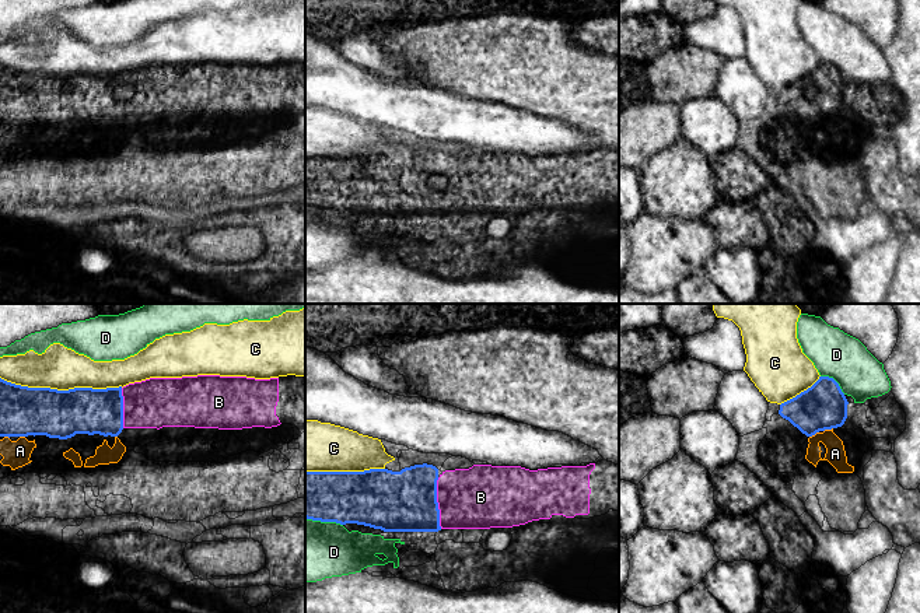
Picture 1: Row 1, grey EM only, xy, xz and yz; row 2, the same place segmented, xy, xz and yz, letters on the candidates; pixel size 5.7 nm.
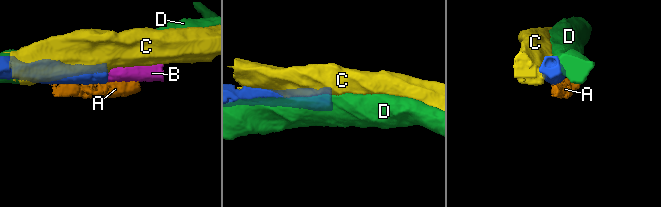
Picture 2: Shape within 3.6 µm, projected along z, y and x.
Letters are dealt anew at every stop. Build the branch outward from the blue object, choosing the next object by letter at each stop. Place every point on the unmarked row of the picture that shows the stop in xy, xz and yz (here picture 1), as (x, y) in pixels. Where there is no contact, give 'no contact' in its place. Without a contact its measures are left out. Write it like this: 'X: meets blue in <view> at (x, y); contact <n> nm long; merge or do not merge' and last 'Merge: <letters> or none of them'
A: meets blue in yz at (828, 115); contact 60 nm long; do not merge
B: meets blue in xz at (437, 189); contact 300 nm long; merge
C: meets blue in xy at (62, 77); contact 700 nm long; do not merge
D: meets blue in yz at (835, 67); contact 180 nm long; do not merge
Merge: B

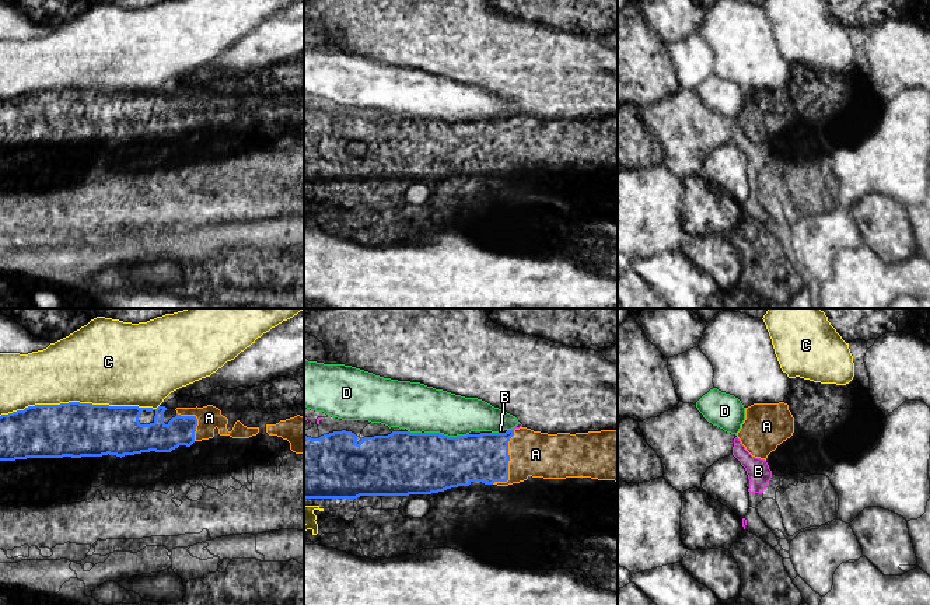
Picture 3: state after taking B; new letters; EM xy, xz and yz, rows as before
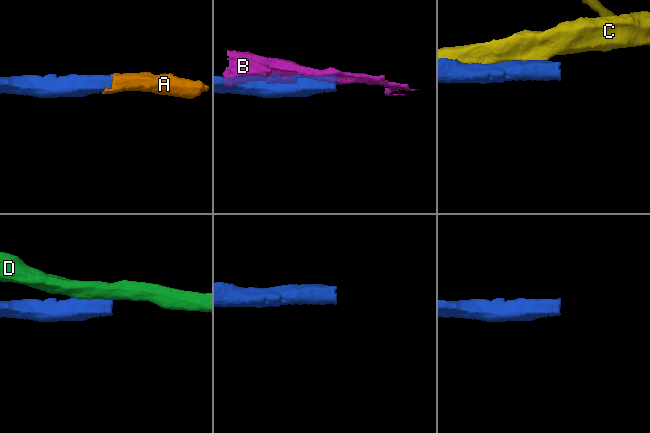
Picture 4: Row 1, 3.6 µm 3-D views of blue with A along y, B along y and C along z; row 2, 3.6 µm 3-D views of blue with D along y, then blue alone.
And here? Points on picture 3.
A: meets blue in xz at (507, 149); contact 340 nm long; merge
B: meets blue in xz at (500, 119); contact 30 nm long; do not merge
C: meets blue in xy at (79, 88); contact 900 nm long; do not merge
D: meets blue in xz at (447, 122); contact 260 nm long; do not merge
Merge: A

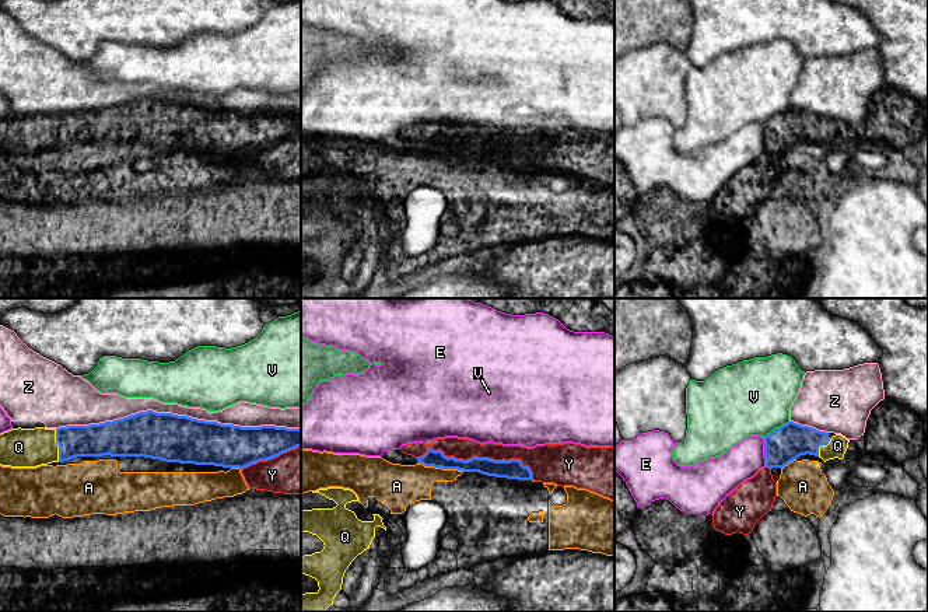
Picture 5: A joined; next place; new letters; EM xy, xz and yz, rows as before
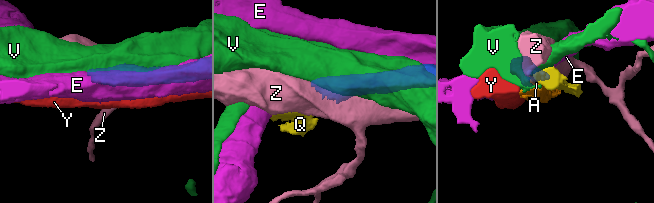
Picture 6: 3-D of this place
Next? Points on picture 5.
A: meets blue in xz at (441, 153); contact 280 nm long; do not merge
E: meets blue in yz at (764, 137); contact 170 nm long; do not merge
Q: meets blue in xy at (58, 130); contact 190 nm long; merge
V: meets blue in yz at (778, 114); contact 180 nm long; do not merge
Y: meets blue in xz at (476, 143); contact 700 nm long; do not merge
Z: meets blue in xy at (178, 102); contact 1400 nm long; do not merge
Merge: Q

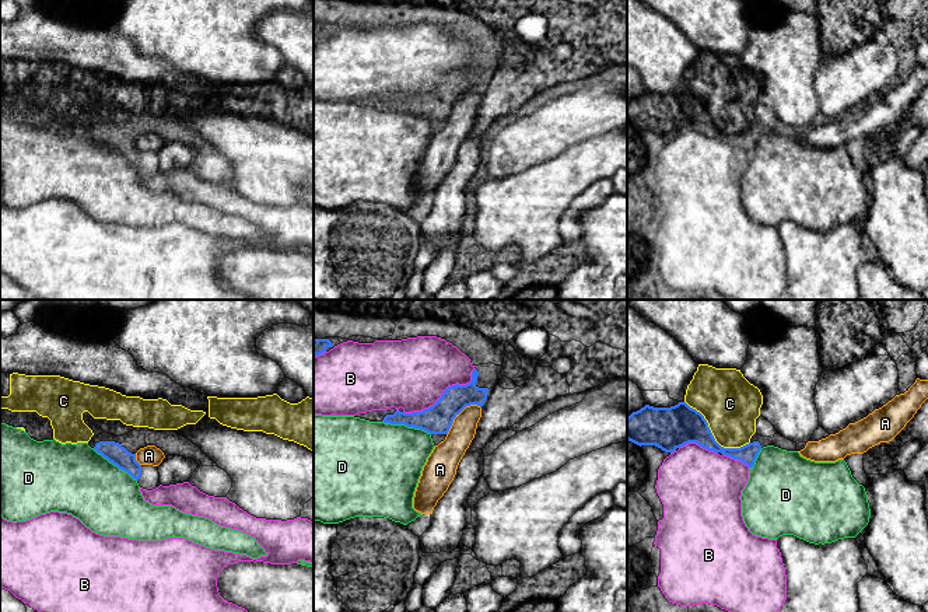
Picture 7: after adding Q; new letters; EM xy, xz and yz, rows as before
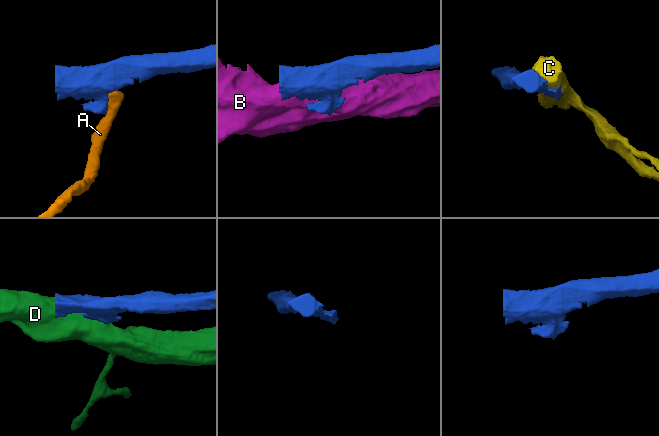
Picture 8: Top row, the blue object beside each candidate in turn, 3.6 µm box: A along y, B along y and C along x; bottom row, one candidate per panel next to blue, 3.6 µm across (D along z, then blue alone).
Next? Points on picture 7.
A: meets blue in xz at (459, 98); contact 260 nm long; merge
B: meets blue in xz at (443, 80); contact 480 nm long; do not merge
C: meets blue in yz at (713, 122); contact 440 nm long; do not merge
D: meets blue in xz at (406, 111); contact 300 nm long; do not merge
Merge: A

